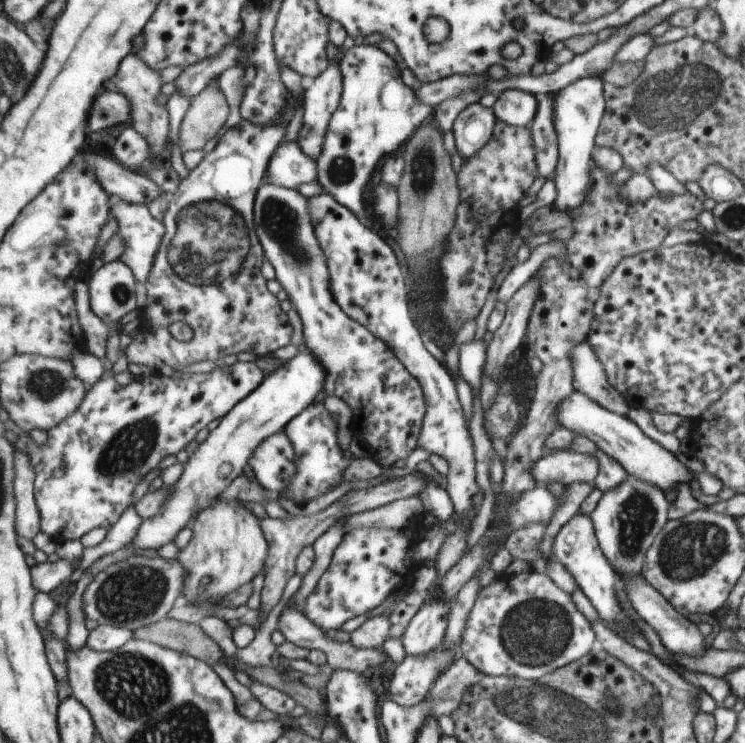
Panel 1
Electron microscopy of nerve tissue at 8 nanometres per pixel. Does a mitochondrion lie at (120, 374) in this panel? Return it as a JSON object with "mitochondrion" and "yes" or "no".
{"mitochondrion":"no"}

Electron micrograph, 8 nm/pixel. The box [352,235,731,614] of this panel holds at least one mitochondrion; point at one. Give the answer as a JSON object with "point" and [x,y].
{"point":[638,514]}

